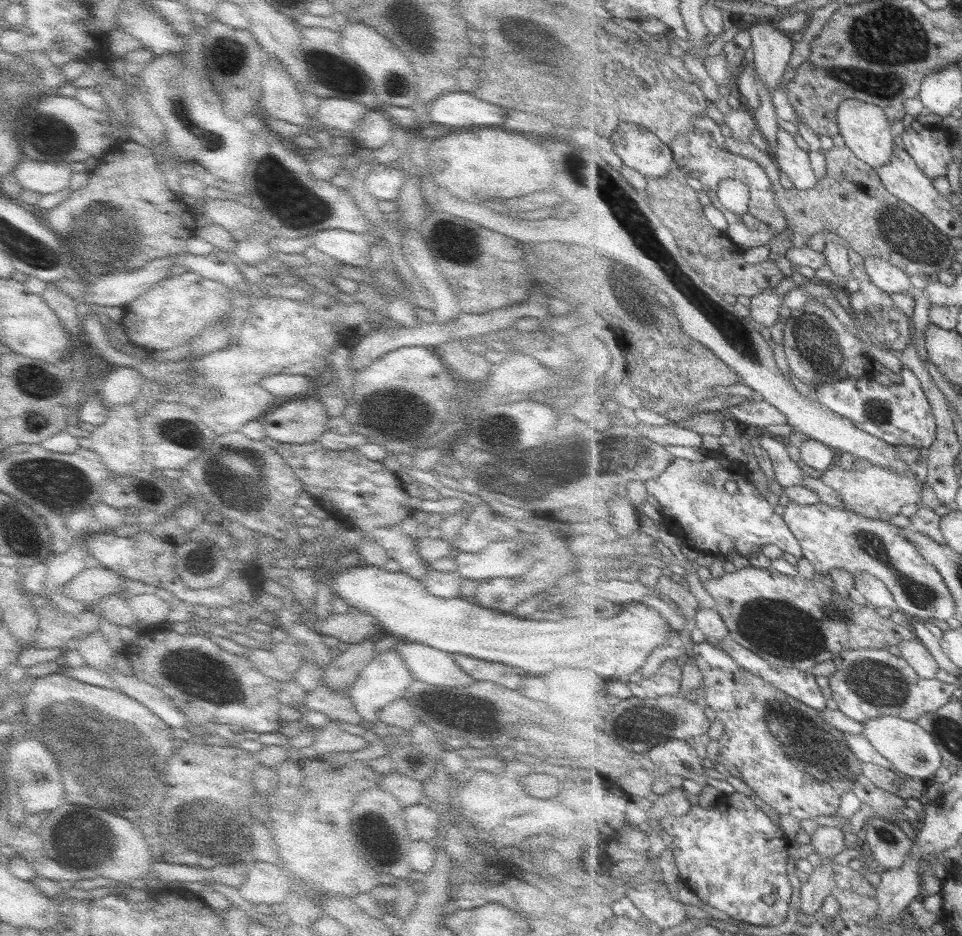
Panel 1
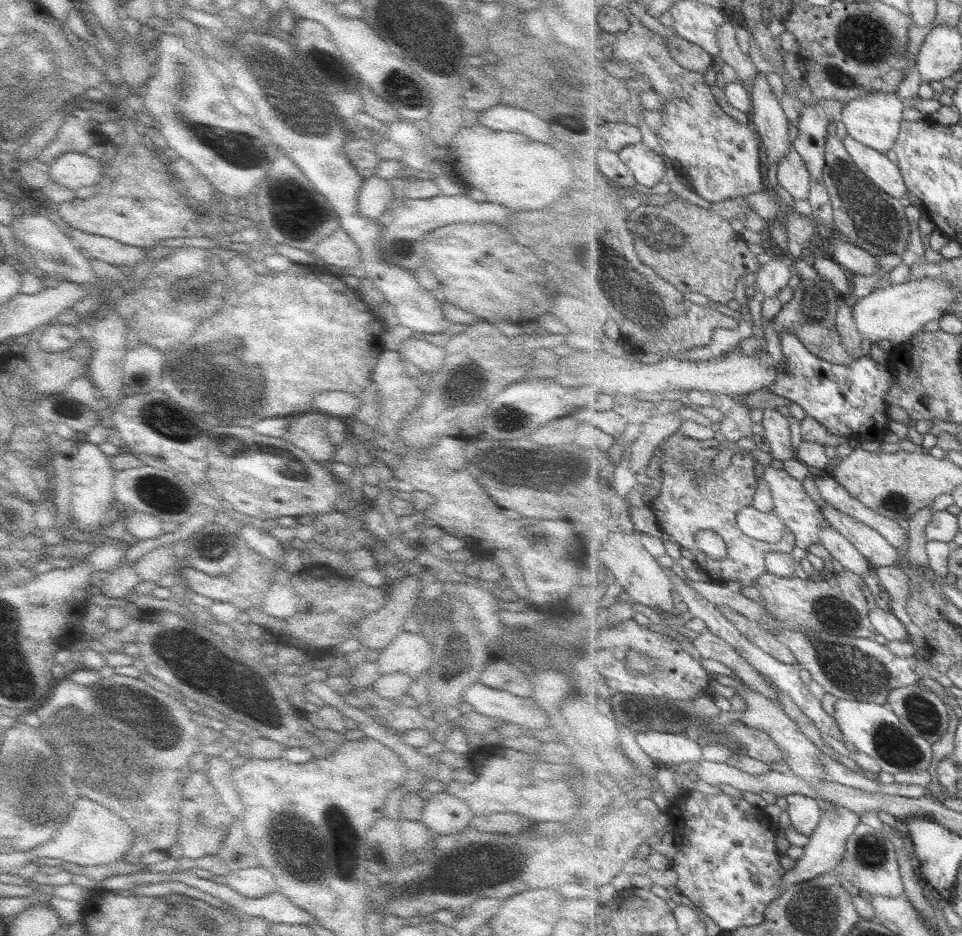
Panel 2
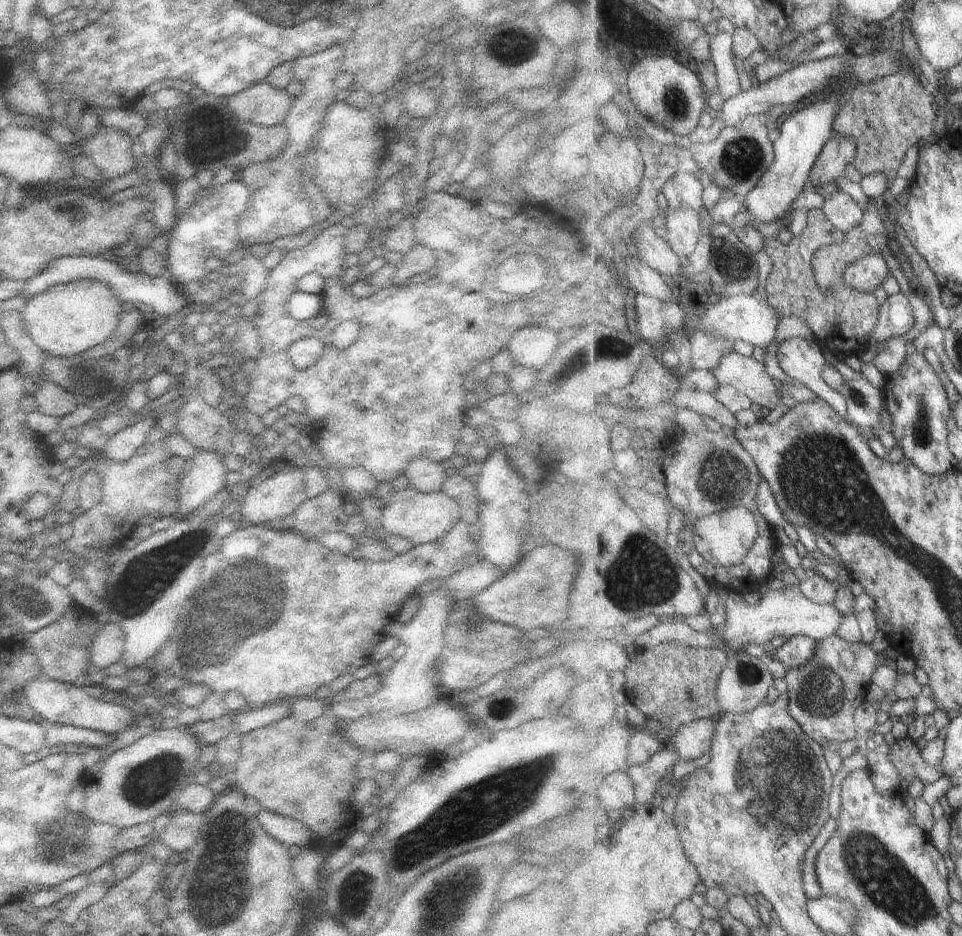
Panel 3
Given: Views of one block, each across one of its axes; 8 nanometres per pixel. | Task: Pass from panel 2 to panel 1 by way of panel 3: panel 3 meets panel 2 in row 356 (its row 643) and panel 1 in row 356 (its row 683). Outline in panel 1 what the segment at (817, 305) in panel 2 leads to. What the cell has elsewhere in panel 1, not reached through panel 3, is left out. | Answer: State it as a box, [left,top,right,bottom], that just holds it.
[782,299,875,393]

